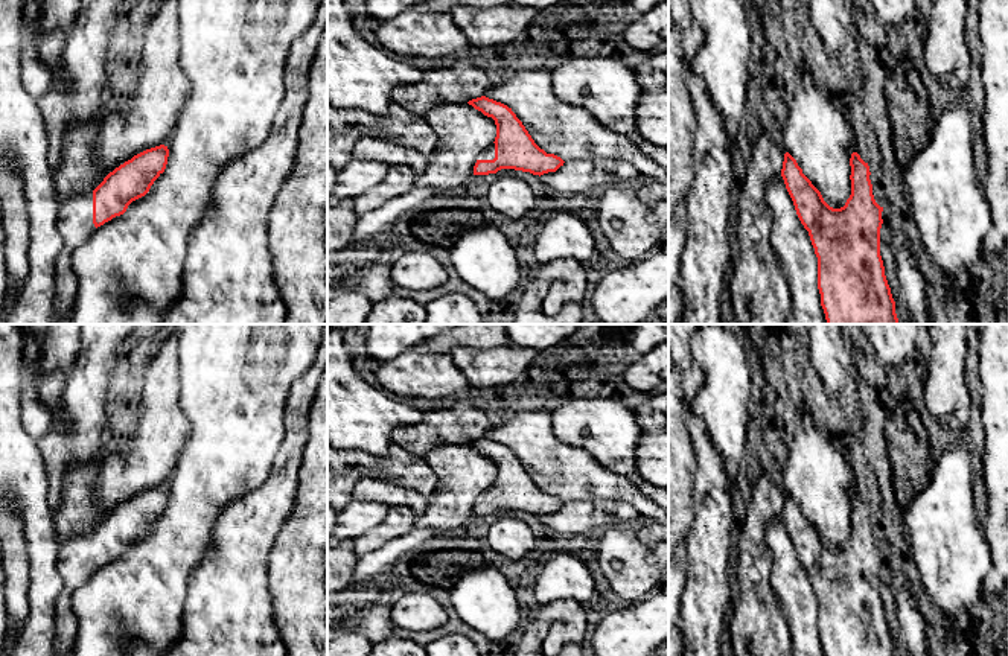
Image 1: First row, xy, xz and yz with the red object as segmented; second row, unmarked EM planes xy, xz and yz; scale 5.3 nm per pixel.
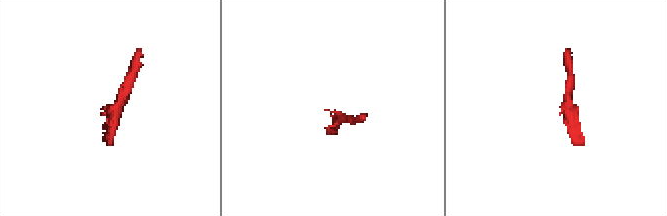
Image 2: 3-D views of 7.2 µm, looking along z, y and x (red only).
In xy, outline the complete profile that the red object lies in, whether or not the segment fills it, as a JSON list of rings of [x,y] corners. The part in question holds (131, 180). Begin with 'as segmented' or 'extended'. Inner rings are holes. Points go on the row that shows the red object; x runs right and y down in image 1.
extended | [[[164,145],[146,149],[110,172],[93,192],[61,199],[58,231],[64,244],[55,266],[61,314],[73,315],[75,309],[78,291],[75,251],[97,227],[123,215],[132,201],[149,192],[154,181],[164,172],[167,157],[169,149]]]

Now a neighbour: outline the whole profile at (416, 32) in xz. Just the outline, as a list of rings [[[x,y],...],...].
[[[413,8],[373,26],[381,47],[402,56],[448,58],[471,47],[451,14]]]

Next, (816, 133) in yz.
[[[802,64],[798,72],[799,85],[787,96],[787,117],[781,123],[783,146],[821,192],[824,201],[833,209],[841,209],[851,195],[850,158],[853,152],[859,154],[856,135],[844,108],[816,85],[810,68]]]

